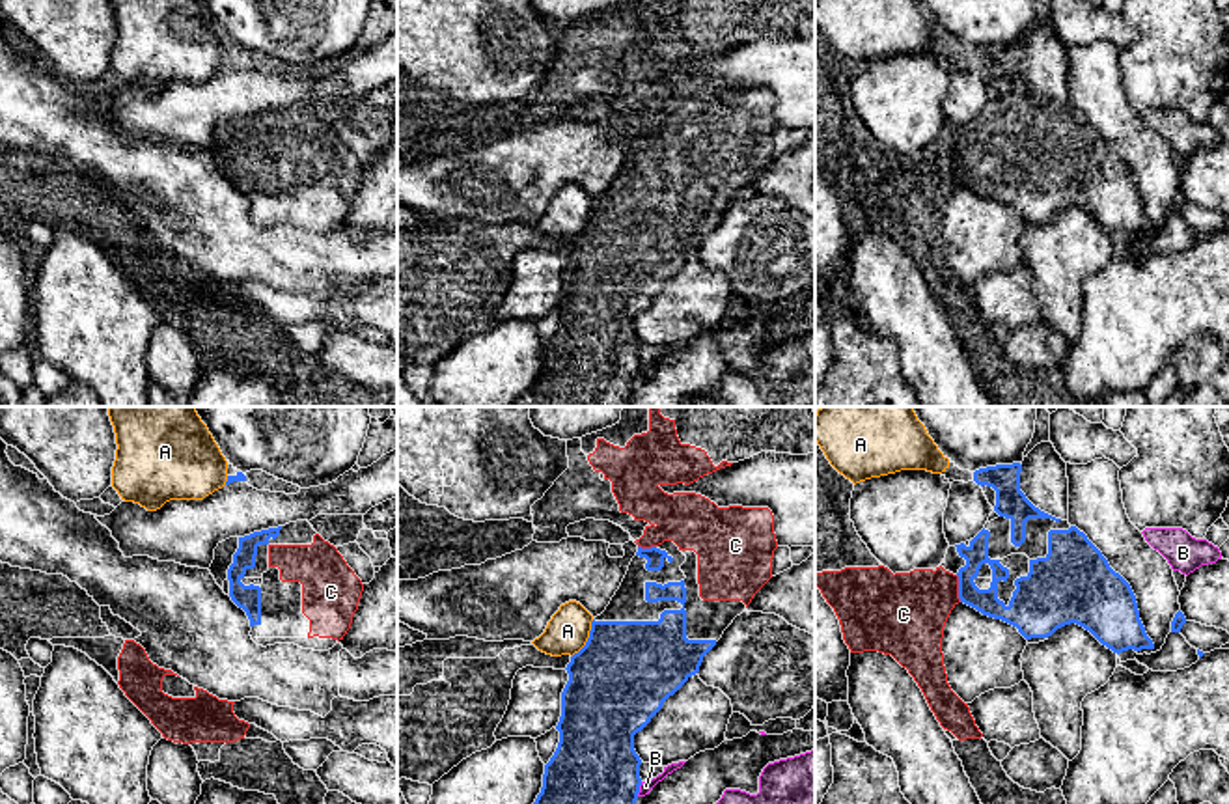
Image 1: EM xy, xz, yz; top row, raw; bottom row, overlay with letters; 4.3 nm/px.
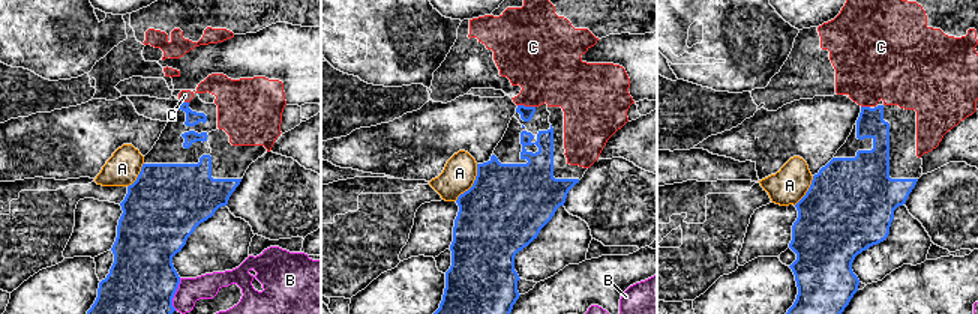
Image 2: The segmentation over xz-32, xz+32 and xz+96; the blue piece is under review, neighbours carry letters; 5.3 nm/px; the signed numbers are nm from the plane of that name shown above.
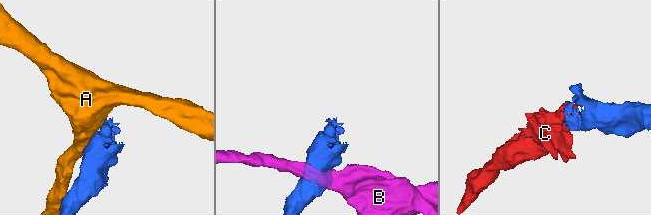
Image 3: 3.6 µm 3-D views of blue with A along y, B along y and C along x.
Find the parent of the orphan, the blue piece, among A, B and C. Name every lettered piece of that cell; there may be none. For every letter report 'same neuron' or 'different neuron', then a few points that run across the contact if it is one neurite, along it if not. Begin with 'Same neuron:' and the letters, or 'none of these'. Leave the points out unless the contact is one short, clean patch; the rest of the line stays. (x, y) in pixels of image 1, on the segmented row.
Same neuron: C
A: different neuron
B: different neuron
C: same neuron

